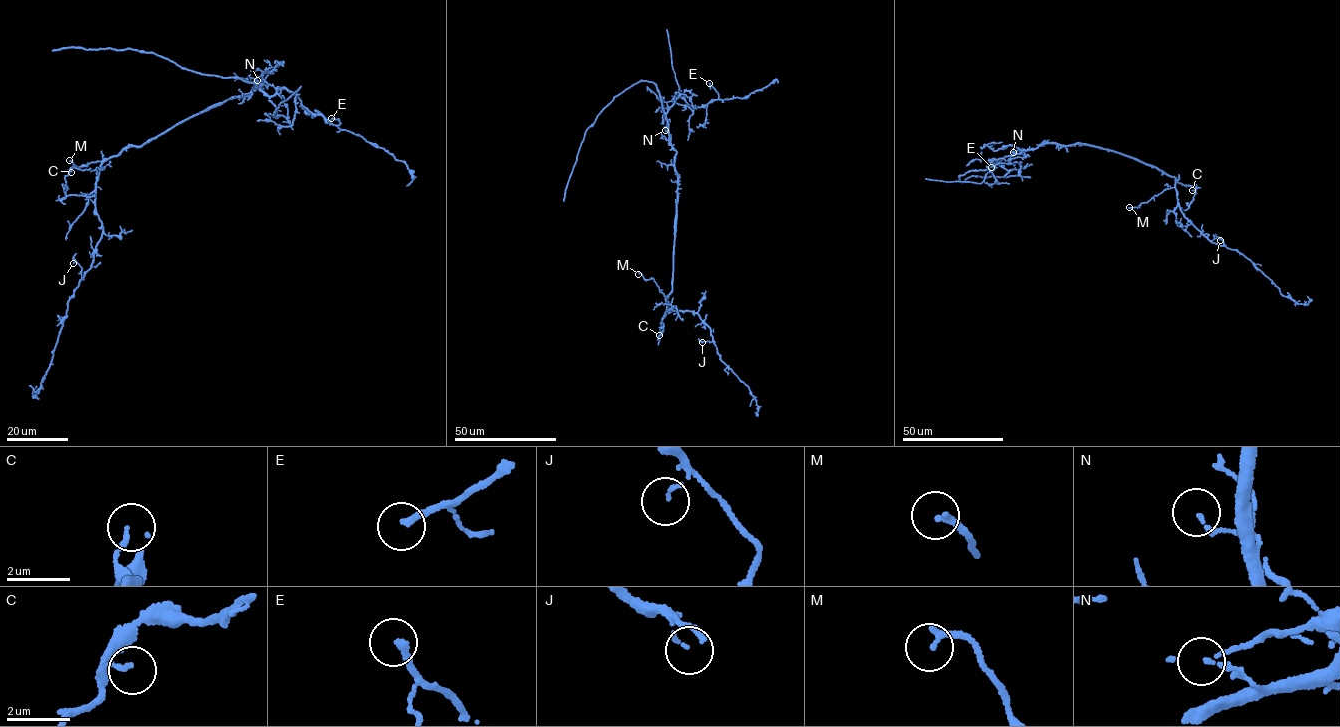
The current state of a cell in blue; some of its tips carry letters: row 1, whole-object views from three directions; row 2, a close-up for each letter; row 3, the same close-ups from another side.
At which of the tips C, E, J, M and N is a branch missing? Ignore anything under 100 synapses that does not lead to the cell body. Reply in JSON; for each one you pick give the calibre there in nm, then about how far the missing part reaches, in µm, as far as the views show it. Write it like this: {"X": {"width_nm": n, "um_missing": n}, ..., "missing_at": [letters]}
{"missing_at": []}

